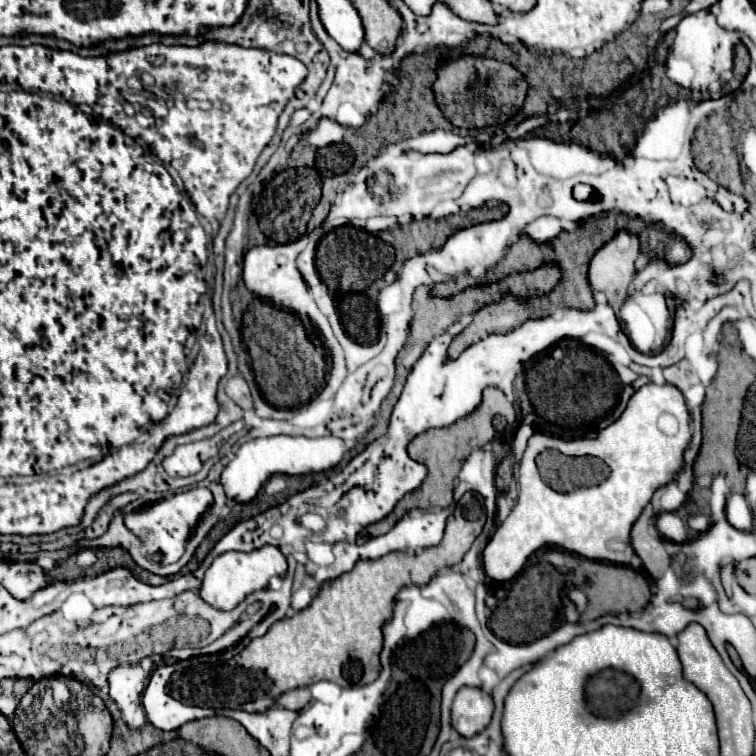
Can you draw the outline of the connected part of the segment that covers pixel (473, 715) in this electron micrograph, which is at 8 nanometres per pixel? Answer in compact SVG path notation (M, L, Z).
M465 686L457 692L451 708L451 720L461 736L471 738L485 730L485 726L491 722L491 714L493 698L481 688Z

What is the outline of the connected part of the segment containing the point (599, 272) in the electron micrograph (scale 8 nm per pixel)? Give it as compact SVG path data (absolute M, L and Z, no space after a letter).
M621 230L611 242L607 242L589 264L591 290L599 290L607 296L607 302L615 312L627 300L627 286L635 274L635 260L639 256L637 236Z

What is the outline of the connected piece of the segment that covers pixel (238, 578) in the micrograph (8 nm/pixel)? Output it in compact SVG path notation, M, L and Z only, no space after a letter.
M263 546L253 552L227 552L215 558L211 568L205 572L199 594L213 608L227 612L233 610L239 602L243 602L245 596L257 590L265 590L273 576L283 576L285 572L287 572L287 560L277 546Z

